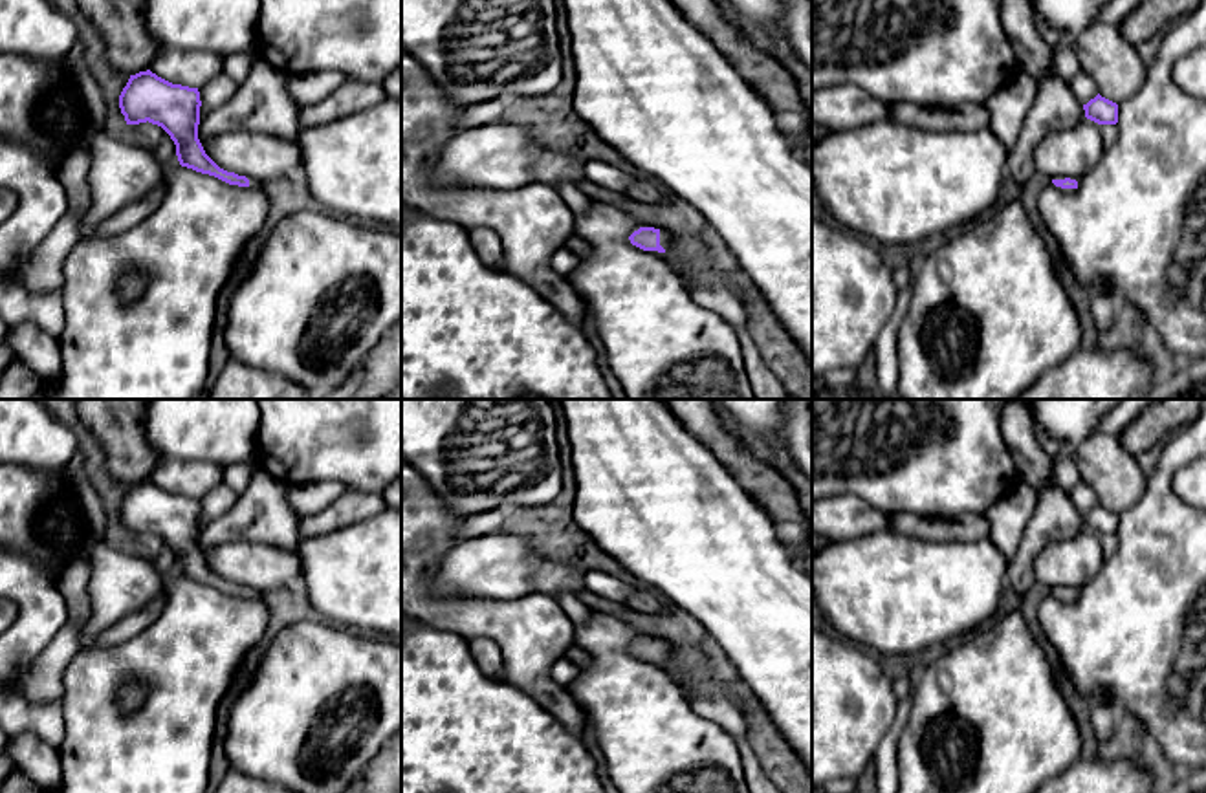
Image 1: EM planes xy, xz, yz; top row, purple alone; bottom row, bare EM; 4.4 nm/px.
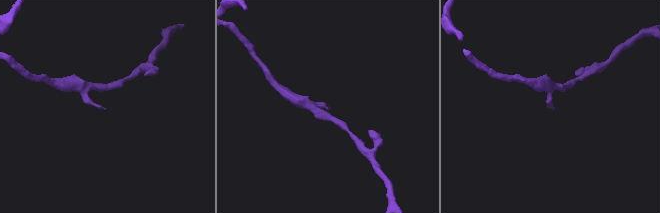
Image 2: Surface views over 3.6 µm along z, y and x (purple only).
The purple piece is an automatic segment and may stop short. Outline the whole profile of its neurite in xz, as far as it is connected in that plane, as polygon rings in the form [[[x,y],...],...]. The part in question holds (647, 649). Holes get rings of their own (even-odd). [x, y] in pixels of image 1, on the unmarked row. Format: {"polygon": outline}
{"polygon": [[[640,637],[629,646],[629,650],[632,656],[656,665],[665,663],[665,659],[671,656],[667,641],[654,637]]]}

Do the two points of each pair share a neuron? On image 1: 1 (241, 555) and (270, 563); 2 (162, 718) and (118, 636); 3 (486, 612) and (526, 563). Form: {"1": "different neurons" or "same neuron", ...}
{"1": "same neuron", "2": "different neurons", "3": "different neurons"}

